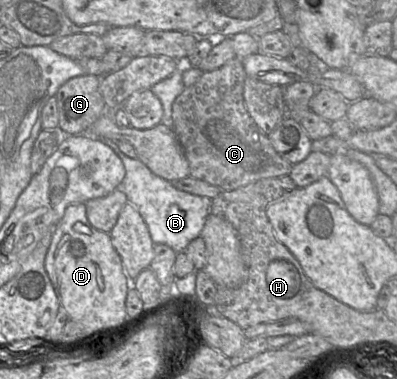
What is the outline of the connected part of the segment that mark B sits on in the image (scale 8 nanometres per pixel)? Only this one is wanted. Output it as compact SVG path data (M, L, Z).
M99 139L121 159L126 173L120 189L126 194L128 203L132 204L142 216L154 244L165 244L176 253L180 253L192 240L201 237L207 217L211 214L211 199L176 189L171 182L154 174L138 158L129 158L122 153L116 141Z

